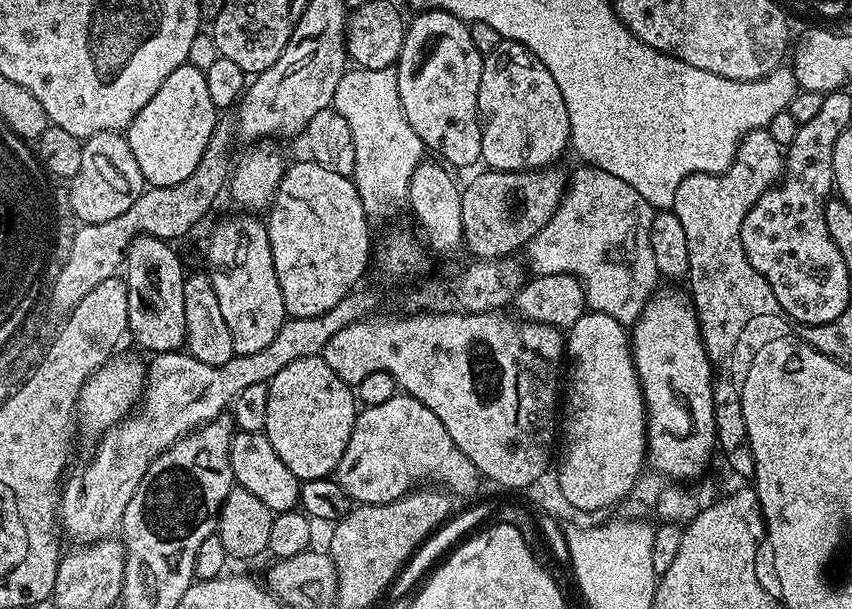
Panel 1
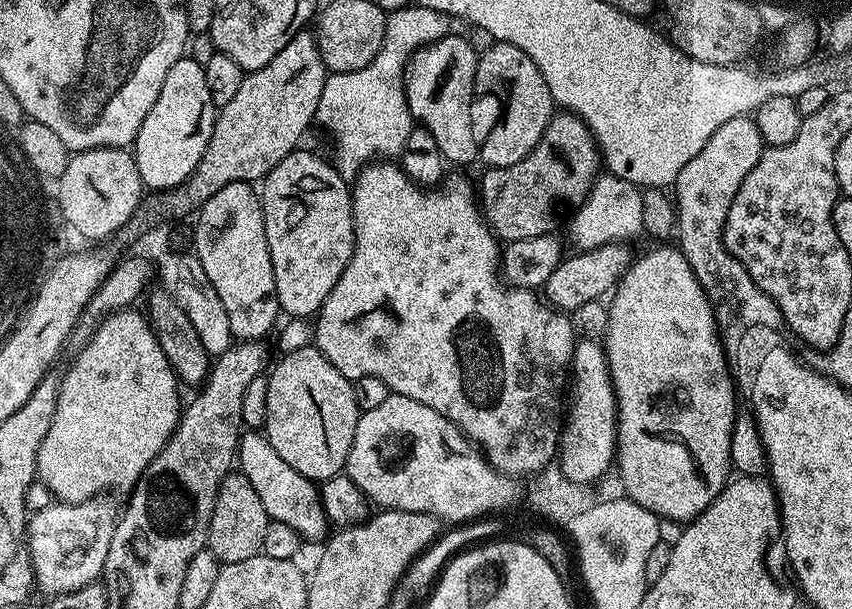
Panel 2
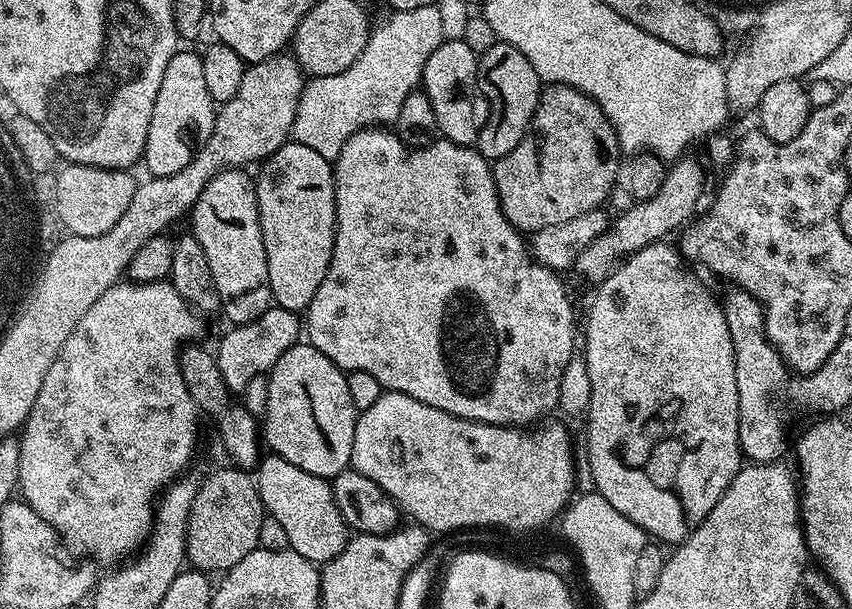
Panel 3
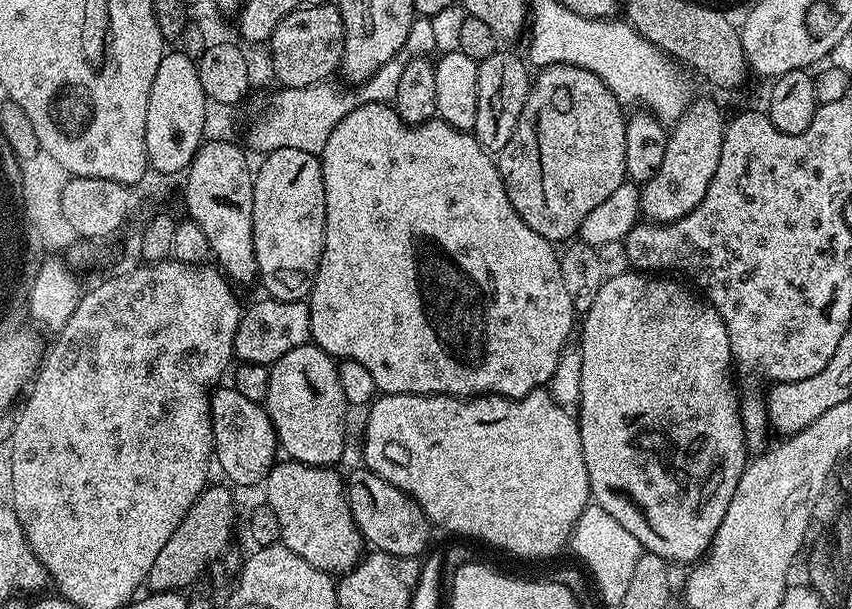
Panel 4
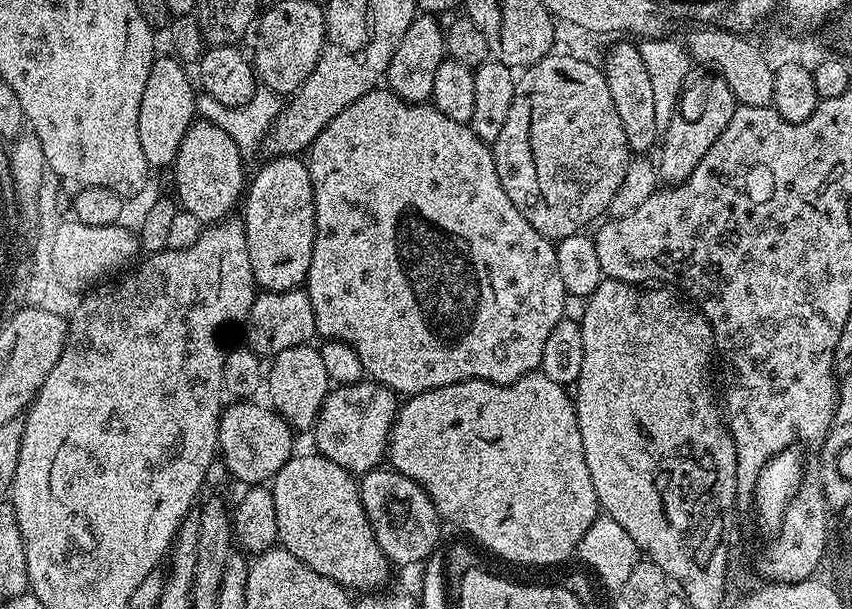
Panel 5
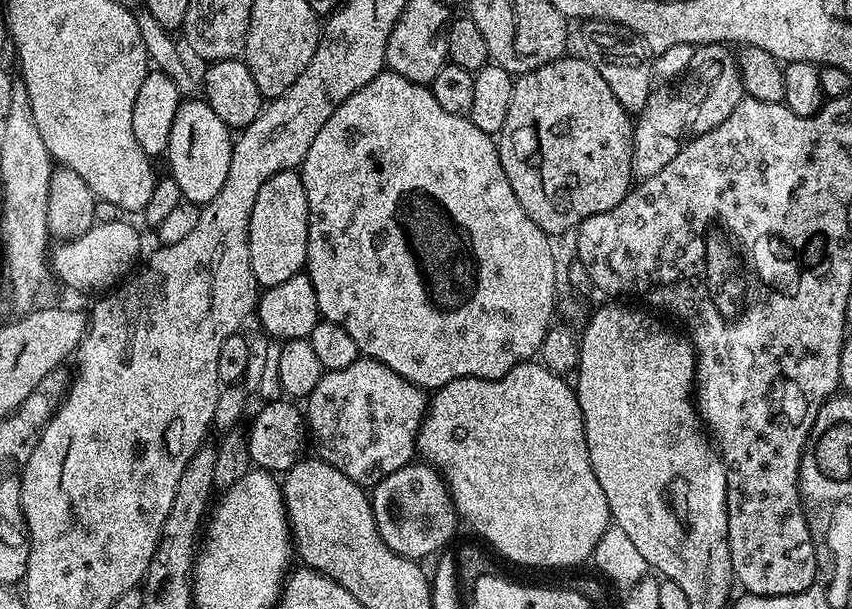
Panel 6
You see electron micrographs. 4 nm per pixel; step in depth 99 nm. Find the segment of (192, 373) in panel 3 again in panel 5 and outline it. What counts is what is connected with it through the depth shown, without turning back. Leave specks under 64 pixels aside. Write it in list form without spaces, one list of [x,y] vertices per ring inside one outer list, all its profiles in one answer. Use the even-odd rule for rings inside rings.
[[[252,400],[229,403],[219,420],[218,450],[229,472],[246,486],[260,486],[271,481],[278,470],[292,459],[295,431],[275,409],[254,404]]]

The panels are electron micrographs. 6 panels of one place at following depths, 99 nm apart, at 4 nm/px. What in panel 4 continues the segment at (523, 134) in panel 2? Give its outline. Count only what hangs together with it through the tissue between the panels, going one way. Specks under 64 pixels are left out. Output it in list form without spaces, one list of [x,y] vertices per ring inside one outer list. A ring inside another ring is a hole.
[[[497,50],[490,58],[479,61],[478,118],[474,135],[487,152],[499,154],[502,146],[510,142],[510,134],[514,134],[514,126],[518,126],[518,114],[522,114],[522,106],[526,106],[530,72],[528,76],[529,65],[521,60],[512,52]]]

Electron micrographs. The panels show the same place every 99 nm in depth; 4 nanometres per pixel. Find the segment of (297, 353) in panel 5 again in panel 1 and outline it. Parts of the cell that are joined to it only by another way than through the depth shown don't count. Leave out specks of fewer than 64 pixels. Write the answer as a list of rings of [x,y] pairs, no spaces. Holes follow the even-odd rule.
[[[323,355],[310,358],[298,358],[298,362],[290,362],[290,366],[278,370],[274,378],[269,380],[268,397],[266,398],[265,438],[274,446],[274,454],[286,462],[298,479],[302,482],[314,478],[328,478],[335,473],[338,462],[342,462],[342,454],[346,450],[346,442],[350,442],[350,434],[354,430],[354,422],[358,415],[358,397],[353,389],[330,366],[326,366]]]

